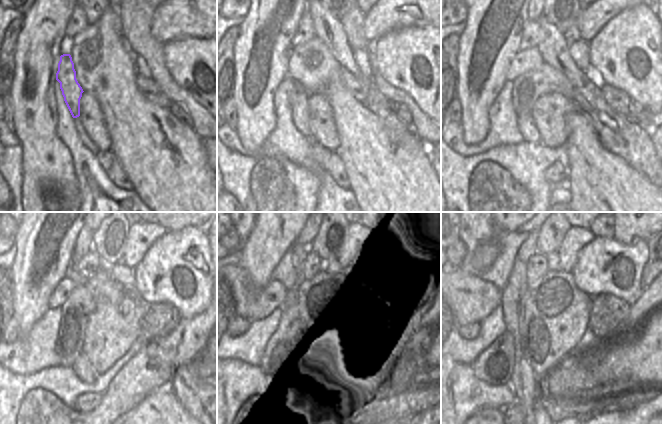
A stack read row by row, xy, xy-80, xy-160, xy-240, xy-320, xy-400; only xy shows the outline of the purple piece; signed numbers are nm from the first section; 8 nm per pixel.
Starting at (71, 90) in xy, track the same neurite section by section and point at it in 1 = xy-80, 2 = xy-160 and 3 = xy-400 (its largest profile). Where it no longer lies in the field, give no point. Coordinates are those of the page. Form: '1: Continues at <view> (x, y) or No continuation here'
1: Continues at xy-80 (298, 96)
2: Continues at xy-160 (526, 126)
3: Continues at xy-400 (540, 414)

